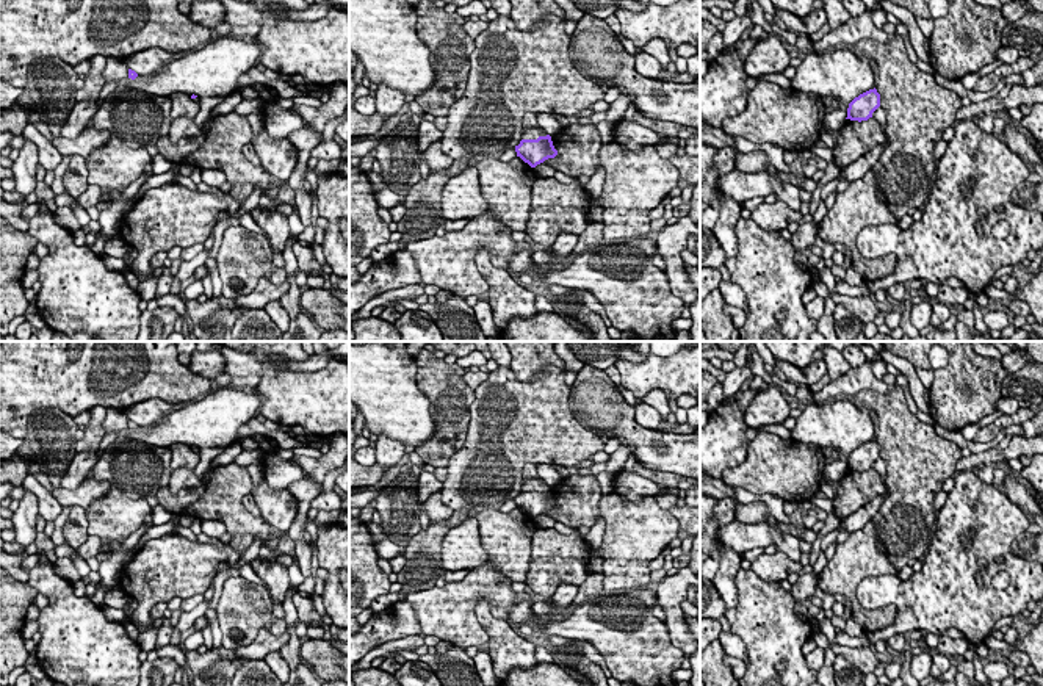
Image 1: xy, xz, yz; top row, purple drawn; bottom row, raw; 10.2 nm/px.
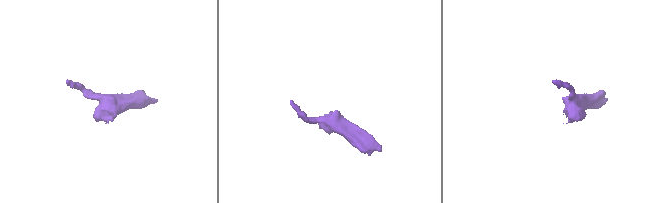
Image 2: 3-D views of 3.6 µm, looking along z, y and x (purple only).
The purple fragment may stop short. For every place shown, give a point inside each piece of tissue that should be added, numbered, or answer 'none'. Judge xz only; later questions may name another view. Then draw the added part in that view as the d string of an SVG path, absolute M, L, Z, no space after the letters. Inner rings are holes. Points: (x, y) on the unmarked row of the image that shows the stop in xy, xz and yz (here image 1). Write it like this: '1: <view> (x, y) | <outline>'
1: xz (533, 483) | M539 478L523 479L522 490L537 490L539 487L547 487L547 484Z

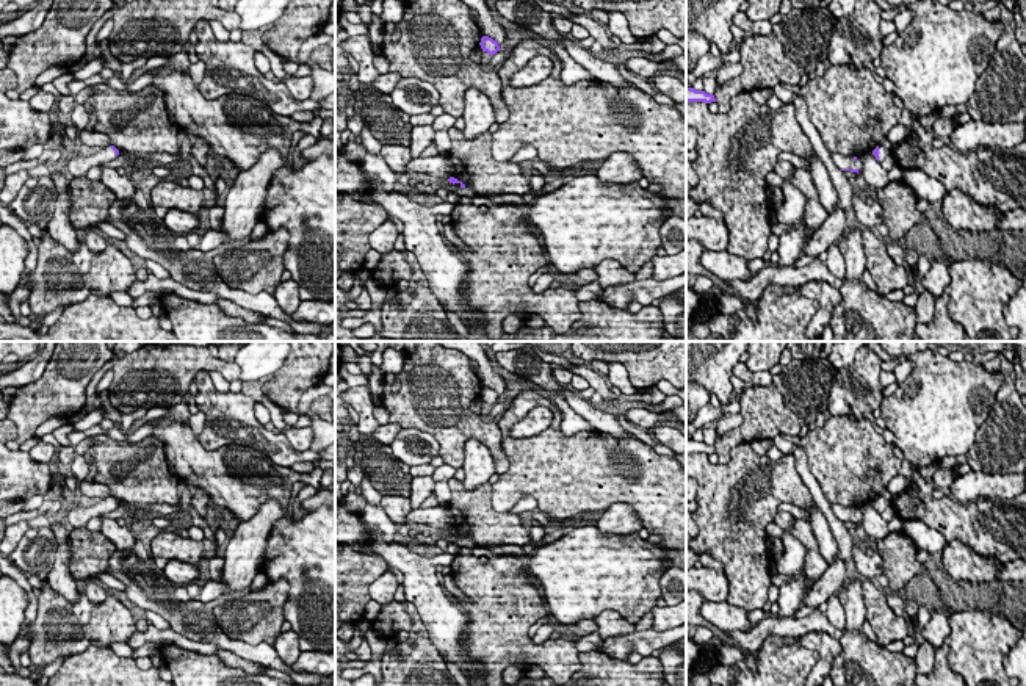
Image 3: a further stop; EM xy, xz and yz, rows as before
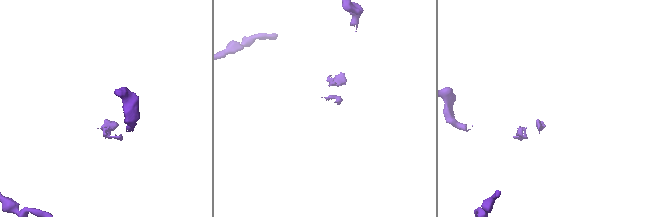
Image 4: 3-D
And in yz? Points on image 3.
1: yz (843, 512) | M832 503L830 507L832 507L833 514L836 515L836 518L840 518L840 520L857 520L858 525L863 520L863 514L862 514L860 507L854 509L854 507L847 507L847 506L840 506L836 503Z

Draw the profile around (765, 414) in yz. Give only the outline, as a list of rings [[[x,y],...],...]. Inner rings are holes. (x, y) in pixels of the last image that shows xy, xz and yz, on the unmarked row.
[[[791,359],[766,387],[749,385],[741,393],[739,413],[744,421],[716,435],[719,464],[727,464],[730,450],[739,443],[774,439],[779,434],[799,435],[800,429],[829,406],[832,382],[838,373],[829,359]]]

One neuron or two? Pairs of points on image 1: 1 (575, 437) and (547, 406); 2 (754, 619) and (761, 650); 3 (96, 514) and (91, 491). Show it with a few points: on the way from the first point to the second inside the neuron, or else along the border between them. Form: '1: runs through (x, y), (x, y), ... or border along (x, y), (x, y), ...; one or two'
1: runs through (567, 429), (552, 414); one
2: runs through (754, 627), (761, 635), (761, 642); one
3: border along (111, 487), (85, 509); two

